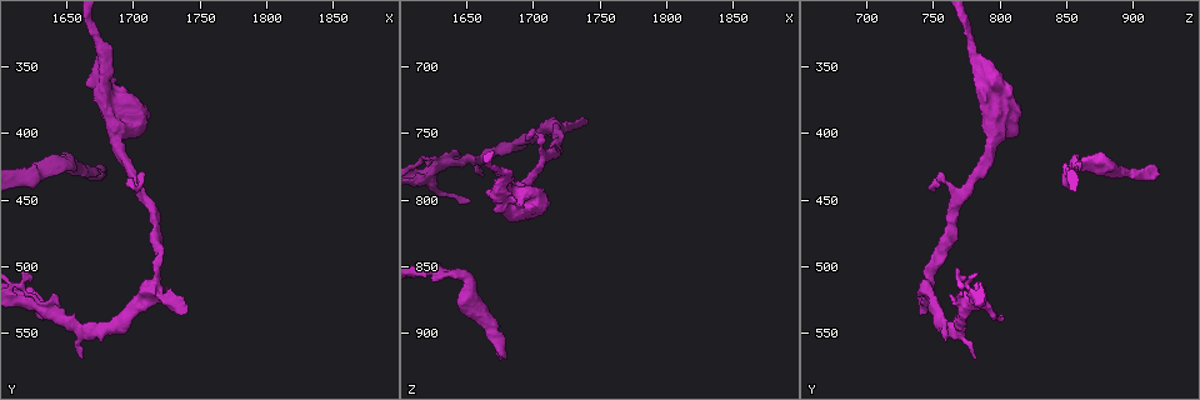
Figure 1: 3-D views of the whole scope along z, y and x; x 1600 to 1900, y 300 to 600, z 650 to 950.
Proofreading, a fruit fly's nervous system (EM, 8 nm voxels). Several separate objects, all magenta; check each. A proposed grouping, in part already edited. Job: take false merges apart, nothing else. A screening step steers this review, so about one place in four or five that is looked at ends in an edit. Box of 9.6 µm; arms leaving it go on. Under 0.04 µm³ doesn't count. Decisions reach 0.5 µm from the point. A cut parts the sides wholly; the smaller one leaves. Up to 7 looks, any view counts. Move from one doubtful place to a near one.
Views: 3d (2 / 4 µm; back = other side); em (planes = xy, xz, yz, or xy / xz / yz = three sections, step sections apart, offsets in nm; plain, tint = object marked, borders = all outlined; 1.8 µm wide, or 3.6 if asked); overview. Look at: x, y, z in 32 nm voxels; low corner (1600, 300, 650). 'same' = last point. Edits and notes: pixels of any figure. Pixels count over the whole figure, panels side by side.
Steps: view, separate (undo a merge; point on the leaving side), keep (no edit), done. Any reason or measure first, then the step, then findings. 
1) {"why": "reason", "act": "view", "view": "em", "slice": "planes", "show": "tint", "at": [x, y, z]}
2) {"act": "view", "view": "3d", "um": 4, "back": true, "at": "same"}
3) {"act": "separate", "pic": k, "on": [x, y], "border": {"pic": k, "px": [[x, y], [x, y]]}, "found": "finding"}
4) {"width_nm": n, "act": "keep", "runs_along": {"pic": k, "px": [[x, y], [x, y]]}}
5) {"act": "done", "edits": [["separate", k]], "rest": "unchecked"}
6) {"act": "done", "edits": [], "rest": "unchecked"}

{"why": "abrupt turn", "act": "view", "view": "em", "um": 3.6, "slice": "planes", "show": "plain", "at": [1652, 420, 862]}

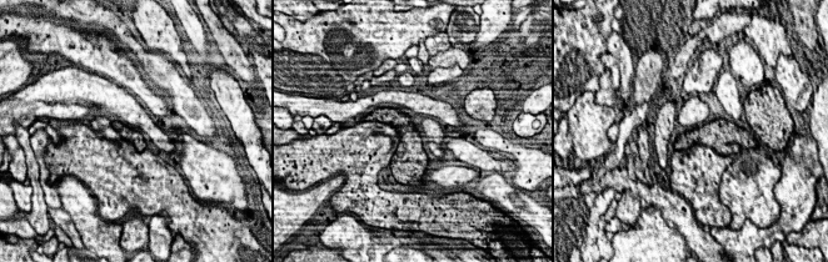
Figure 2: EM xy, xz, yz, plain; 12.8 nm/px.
{"act": "view", "view": "em", "um": 3.6, "slice": "planes", "show": "tint", "at": "same"}

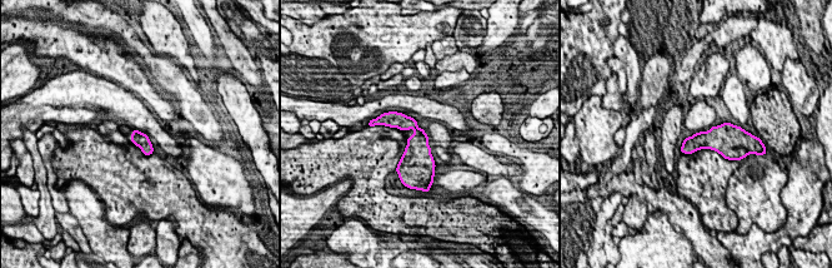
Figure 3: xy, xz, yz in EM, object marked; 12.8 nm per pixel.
{"width_nm": 200, "act": "keep", "found": "all the same neuron"}

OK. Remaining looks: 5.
{"why": "thick turns thin", "act": "view", "view": "em", "slice": "planes", "show": "tint", "at": [1686, 410, 794]}

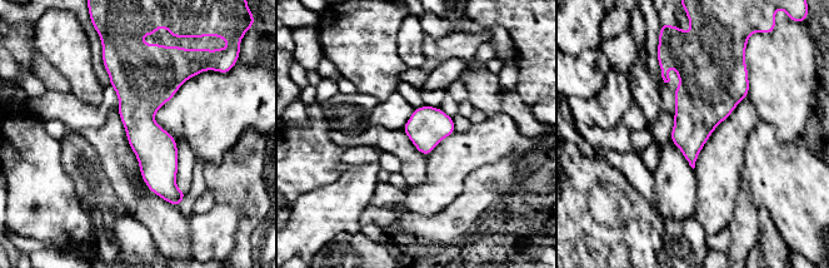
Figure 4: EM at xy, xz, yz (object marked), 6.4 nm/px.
{"act": "keep", "runs_along": {"pic": 4, "px": [[130, 59], [138, 120], [173, 199]]}, "found": "continuous, no second neuron"}

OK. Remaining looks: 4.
{"why": "narrows sharply", "act": "view", "view": "em", "slice": "planes", "show": "tint", "at": [1718, 492, 750]}

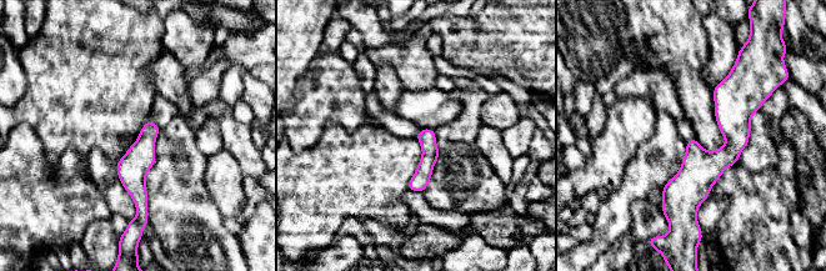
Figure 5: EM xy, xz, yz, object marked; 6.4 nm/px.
{"width_nm": 120, "act": "keep", "runs_along": {"pic": 5, "px": [[760, 100], [665, 206]]}, "found": "continuous, no second neuron"}

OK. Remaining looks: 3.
{"act": "done", "edits": [], "rest": "unchecked"}

